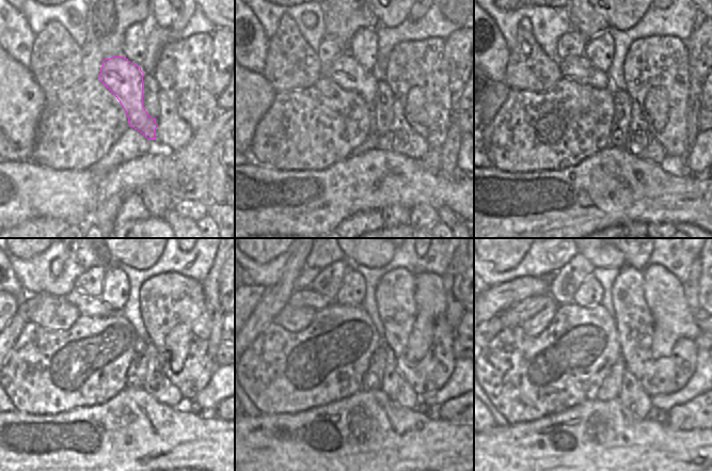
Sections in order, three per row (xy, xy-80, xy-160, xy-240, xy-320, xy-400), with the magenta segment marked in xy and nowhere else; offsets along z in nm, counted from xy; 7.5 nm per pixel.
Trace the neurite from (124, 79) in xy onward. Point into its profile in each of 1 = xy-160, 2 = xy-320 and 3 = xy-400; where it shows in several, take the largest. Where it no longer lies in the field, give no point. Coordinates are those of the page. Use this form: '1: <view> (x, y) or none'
1: xy-160 (580, 69)
2: xy-320 (307, 297)
3: xy-400 (516, 315)

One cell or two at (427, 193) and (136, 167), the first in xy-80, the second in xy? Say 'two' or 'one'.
one

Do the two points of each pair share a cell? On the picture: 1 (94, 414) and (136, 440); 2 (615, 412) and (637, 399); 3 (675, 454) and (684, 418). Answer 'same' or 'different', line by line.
1: same
2: different
3: different

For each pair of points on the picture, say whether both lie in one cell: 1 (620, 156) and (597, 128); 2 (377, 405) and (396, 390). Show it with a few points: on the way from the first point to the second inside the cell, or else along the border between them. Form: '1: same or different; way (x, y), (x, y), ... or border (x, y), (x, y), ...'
1: different; border (607, 145), (586, 158)
2: different; border (381, 390), (394, 402), (410, 408)

